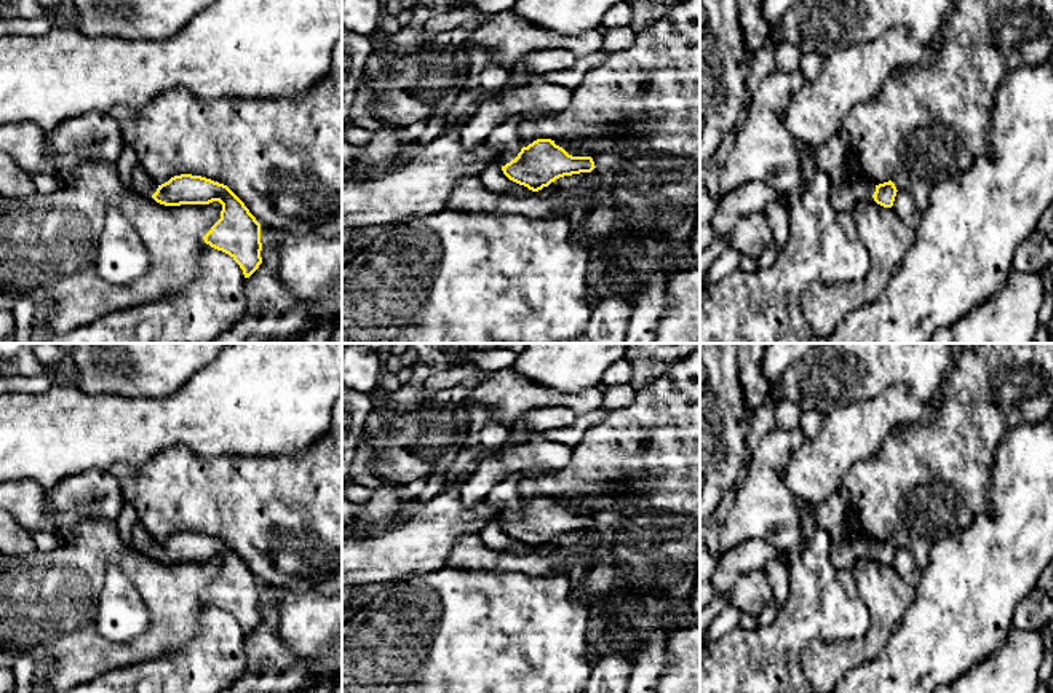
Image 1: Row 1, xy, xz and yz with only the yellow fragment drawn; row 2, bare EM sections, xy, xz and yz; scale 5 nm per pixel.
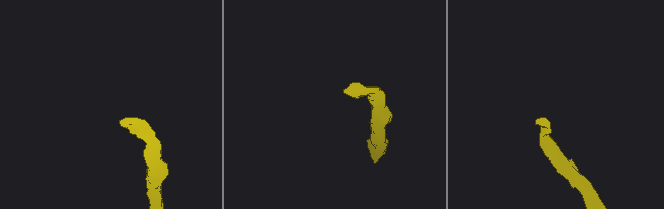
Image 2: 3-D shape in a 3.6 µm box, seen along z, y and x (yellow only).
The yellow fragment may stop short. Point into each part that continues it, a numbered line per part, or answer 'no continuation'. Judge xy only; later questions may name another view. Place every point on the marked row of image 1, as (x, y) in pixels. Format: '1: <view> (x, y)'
1: xy (143, 184)

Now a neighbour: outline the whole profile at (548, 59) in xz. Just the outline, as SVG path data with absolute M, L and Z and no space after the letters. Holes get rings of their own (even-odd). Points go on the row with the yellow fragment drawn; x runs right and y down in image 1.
M545 48L523 56L530 73L550 73L553 70L567 70L575 62L575 56L564 48Z

